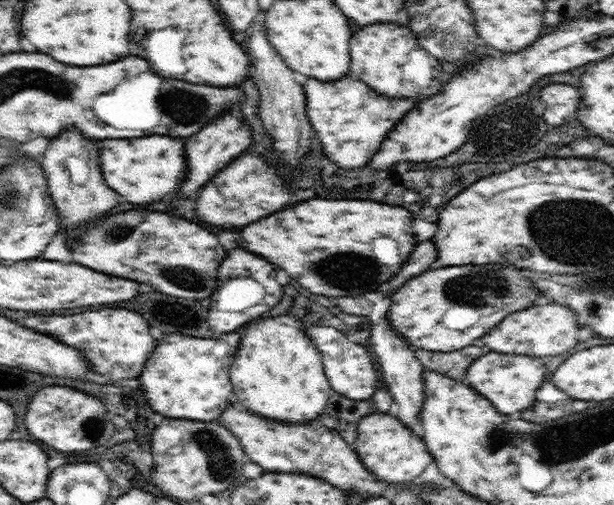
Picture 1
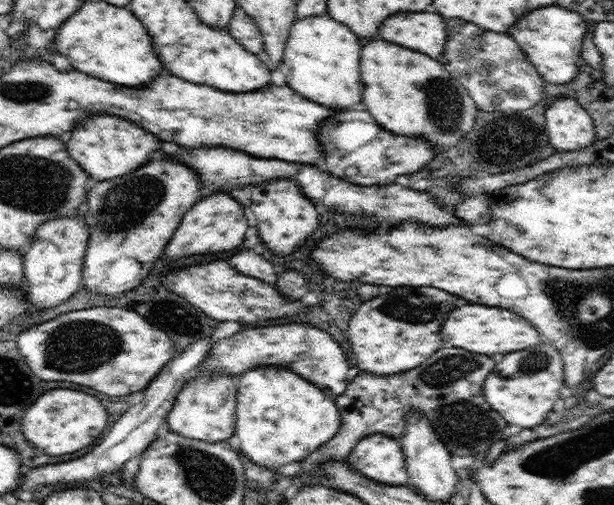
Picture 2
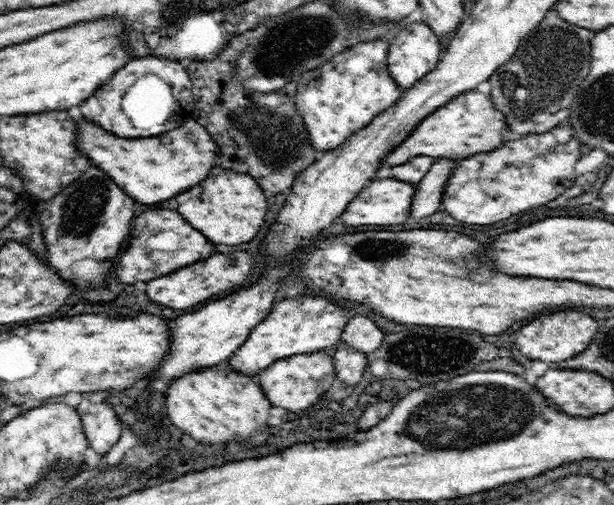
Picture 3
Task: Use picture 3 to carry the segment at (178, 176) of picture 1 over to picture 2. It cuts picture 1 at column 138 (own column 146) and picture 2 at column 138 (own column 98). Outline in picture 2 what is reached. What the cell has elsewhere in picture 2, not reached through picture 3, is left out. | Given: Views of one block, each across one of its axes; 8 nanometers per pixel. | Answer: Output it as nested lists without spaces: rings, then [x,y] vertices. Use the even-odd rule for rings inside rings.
[[[94,114],[94,118],[88,118],[86,122],[77,122],[70,141],[65,145],[68,154],[89,174],[91,181],[100,182],[124,176],[130,170],[134,172],[156,150],[160,150],[160,140],[154,134],[144,132],[140,126],[134,126],[134,122],[108,114]]]

